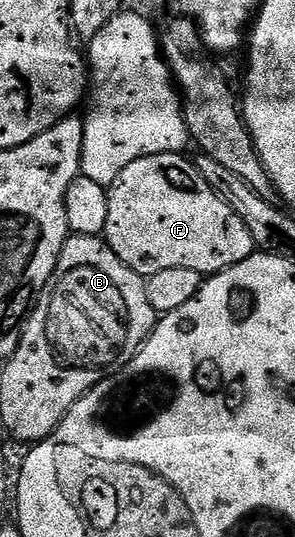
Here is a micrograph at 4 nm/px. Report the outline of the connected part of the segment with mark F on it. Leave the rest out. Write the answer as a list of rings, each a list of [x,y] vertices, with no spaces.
[[[168,152],[139,158],[131,162],[131,166],[127,166],[108,189],[107,226],[103,239],[119,259],[142,278],[159,274],[159,270],[176,270],[178,266],[183,266],[183,270],[195,270],[202,278],[208,278],[254,255],[251,230],[243,226],[242,213],[227,206],[227,202],[207,186],[196,163],[187,157],[179,152]]]

